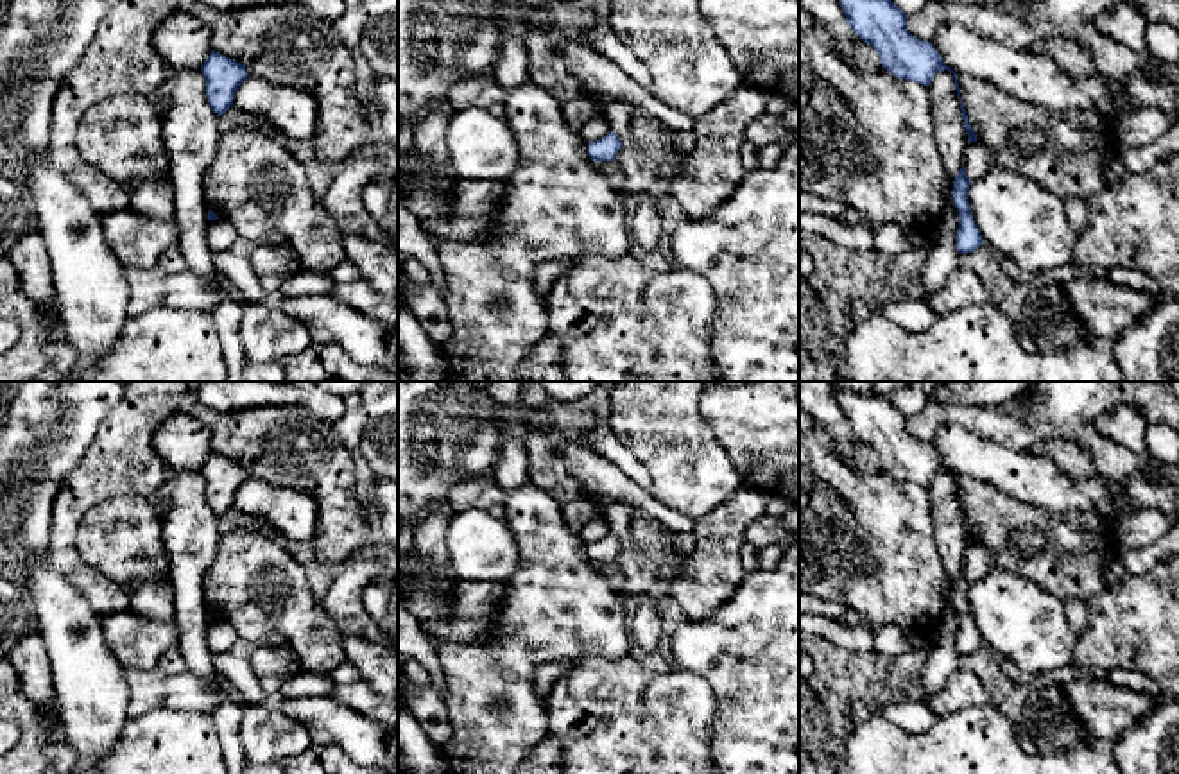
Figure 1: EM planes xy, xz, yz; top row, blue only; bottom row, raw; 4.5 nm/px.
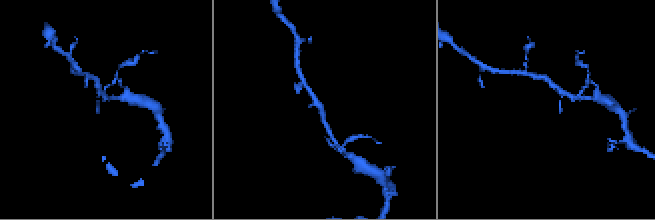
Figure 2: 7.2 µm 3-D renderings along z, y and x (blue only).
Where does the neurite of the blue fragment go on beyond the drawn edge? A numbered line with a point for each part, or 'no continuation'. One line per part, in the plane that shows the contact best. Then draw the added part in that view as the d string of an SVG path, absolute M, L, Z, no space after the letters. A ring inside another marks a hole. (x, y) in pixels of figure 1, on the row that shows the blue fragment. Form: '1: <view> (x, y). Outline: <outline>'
no continuation

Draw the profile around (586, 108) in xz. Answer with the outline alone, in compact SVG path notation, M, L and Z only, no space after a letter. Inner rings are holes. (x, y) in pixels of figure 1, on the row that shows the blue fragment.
M581 97L563 104L564 120L575 133L581 133L582 124L597 116L600 111L602 106L597 97Z

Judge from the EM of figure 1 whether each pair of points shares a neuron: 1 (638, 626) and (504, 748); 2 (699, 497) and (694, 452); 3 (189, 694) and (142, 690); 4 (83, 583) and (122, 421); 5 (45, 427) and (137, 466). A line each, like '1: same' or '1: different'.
1: different
2: same
3: same
4: same
5: different

